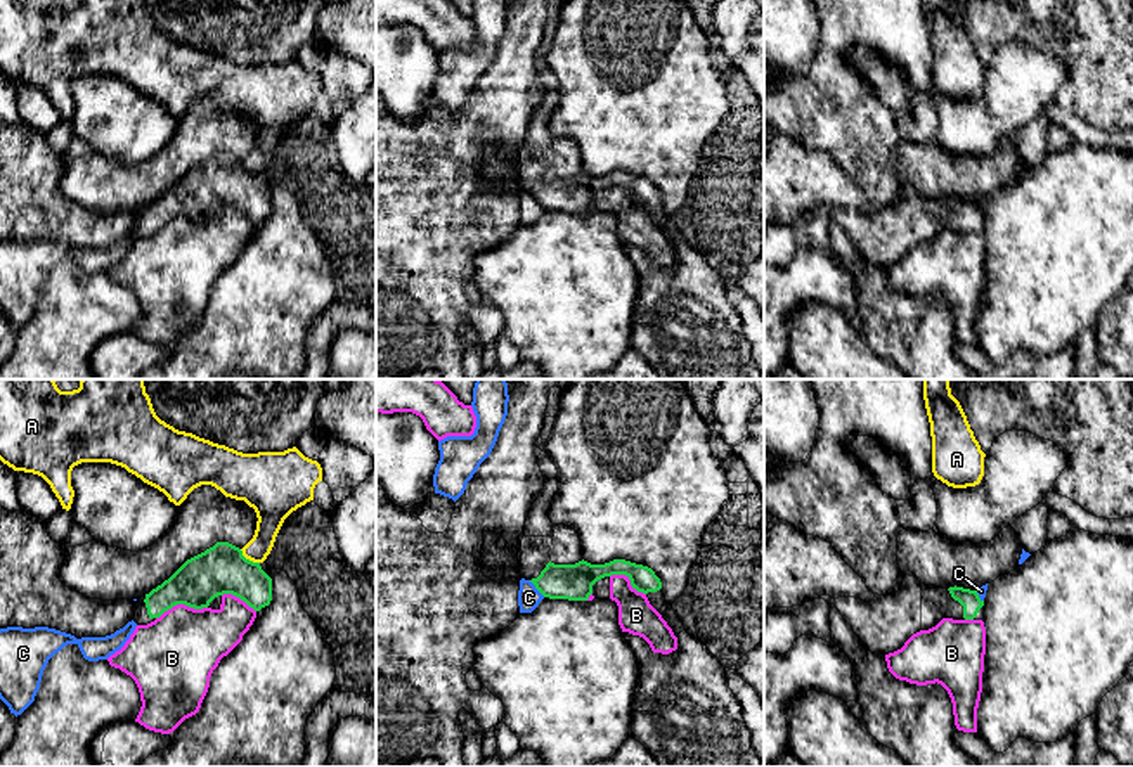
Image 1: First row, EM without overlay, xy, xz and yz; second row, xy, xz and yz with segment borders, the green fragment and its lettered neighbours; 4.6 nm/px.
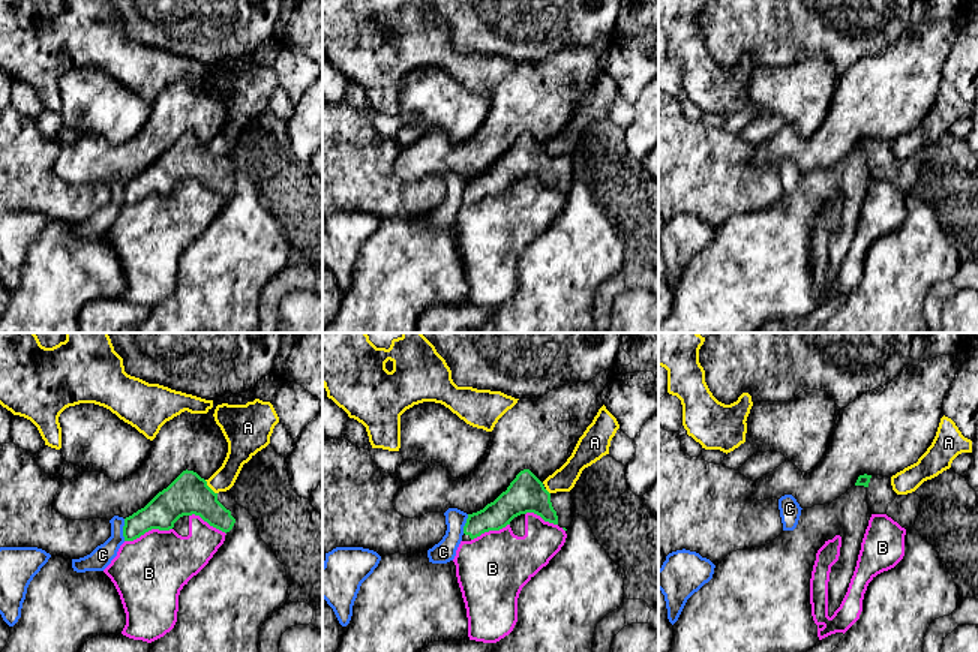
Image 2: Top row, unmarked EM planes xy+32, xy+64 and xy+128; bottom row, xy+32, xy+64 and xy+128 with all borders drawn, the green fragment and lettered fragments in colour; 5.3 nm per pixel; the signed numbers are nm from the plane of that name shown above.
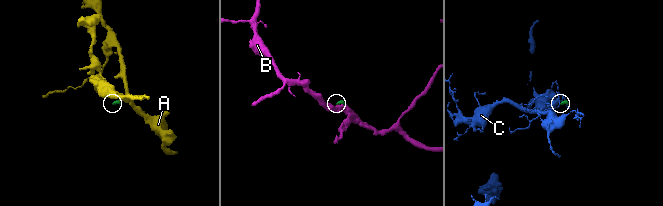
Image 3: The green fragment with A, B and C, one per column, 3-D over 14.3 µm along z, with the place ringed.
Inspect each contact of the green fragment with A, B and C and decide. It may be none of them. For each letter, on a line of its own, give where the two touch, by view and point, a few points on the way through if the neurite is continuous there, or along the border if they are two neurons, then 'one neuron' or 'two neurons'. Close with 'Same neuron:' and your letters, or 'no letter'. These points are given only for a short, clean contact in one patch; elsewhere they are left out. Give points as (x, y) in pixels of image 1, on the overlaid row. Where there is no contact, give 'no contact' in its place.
A: xy (248, 560) | along xy (239, 549), (246, 558), (258, 563) | two neurons
B: xy (181, 603) | two neurons
C: xz (537, 589) | along xz (529, 580), (544, 596) | two neurons
Same neuron: no letter

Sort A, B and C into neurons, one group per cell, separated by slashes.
A / B / C

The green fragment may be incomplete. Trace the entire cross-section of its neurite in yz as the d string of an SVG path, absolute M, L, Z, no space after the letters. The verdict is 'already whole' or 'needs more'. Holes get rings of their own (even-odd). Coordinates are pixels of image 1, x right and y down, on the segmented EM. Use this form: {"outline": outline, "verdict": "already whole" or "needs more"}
{"outline": "M910 575L903 577L903 587L896 594L875 594L870 603L838 597L835 608L863 646L880 654L901 649L913 634L936 627L942 618L984 618L984 601L977 590L925 585Z", "verdict": "needs more"}

